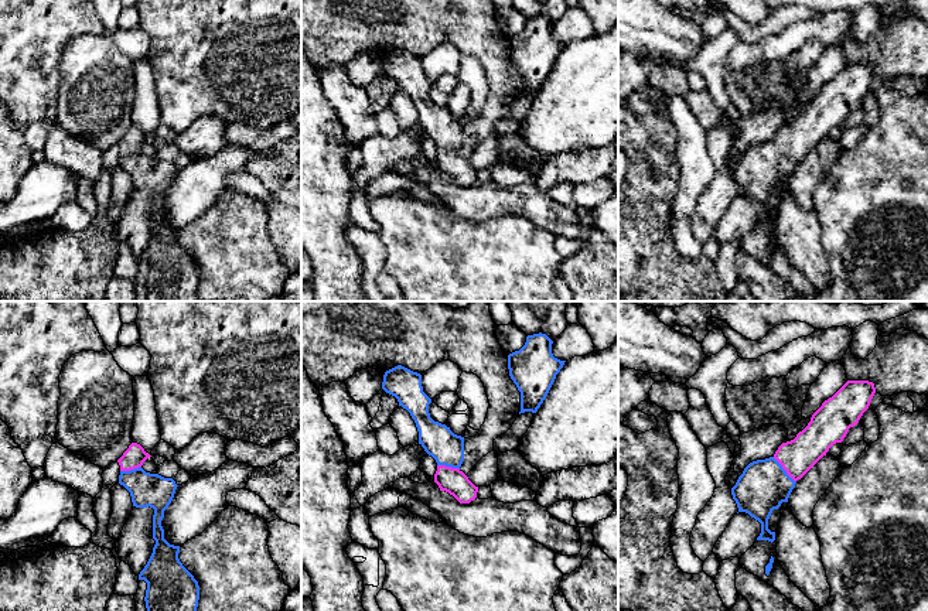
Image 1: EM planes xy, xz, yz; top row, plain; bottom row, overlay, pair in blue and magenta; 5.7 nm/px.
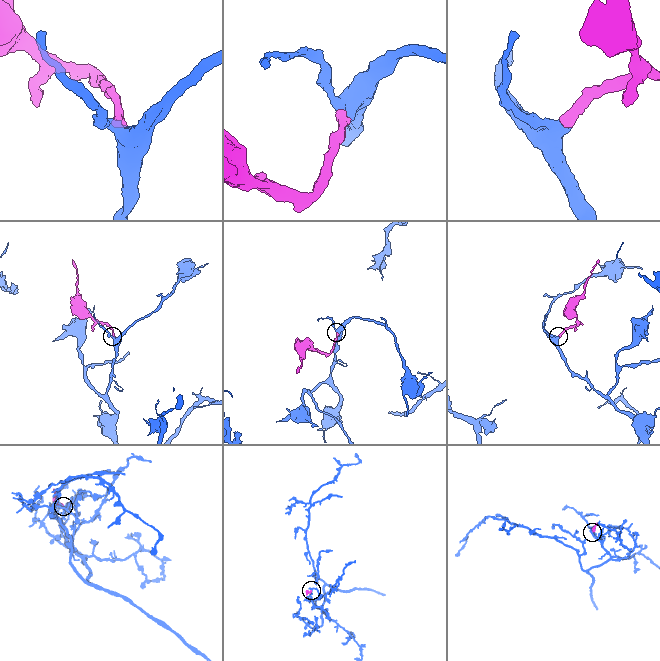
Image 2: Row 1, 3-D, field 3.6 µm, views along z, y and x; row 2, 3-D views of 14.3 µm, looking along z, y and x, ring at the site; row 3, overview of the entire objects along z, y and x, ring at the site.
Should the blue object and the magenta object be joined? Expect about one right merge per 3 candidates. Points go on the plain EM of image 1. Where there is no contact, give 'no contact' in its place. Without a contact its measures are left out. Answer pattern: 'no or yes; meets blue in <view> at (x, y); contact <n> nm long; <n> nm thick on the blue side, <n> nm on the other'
yes; meets blue in yz at (784, 153); contact 190 nm long; 280 nm thick on the blue side, 200 nm on the other

